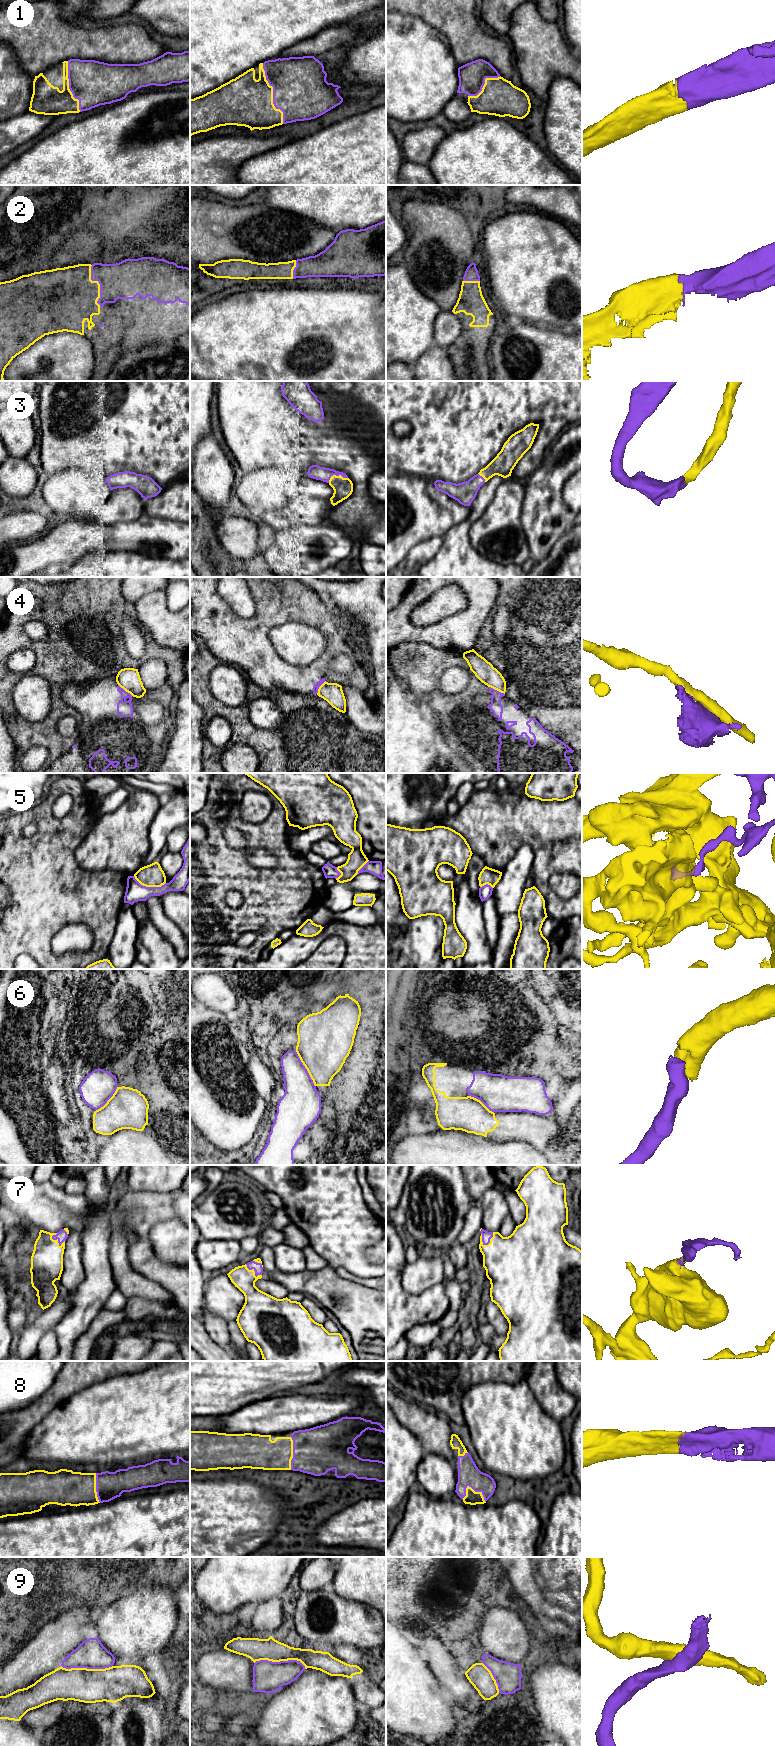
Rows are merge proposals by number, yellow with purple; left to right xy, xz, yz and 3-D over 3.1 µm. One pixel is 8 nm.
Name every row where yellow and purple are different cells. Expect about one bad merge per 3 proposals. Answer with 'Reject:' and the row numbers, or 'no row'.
Reject: 4, 5, 9

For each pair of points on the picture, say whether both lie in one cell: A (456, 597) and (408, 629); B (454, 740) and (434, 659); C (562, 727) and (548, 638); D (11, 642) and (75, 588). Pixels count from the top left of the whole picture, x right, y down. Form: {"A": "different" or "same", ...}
{"A": "different", "B": "same", "C": "same", "D": "same"}

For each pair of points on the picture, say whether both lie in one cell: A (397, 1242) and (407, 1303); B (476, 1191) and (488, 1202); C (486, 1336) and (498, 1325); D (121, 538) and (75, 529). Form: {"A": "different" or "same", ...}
{"A": "same", "B": "different", "C": "different", "D": "same"}

